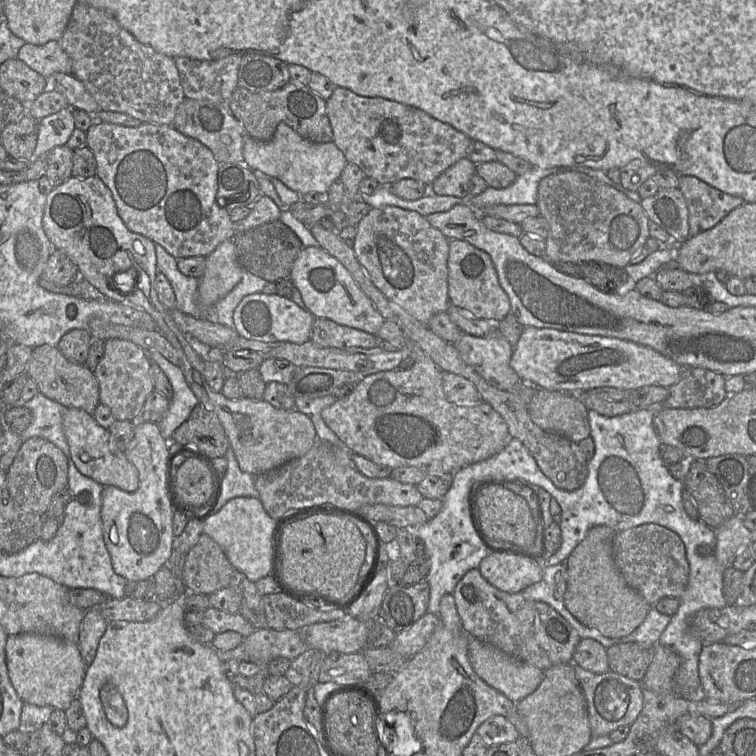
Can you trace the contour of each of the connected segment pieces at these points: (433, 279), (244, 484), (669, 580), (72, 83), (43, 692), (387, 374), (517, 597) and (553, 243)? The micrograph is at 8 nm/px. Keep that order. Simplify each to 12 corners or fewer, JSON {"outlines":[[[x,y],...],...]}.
{"outlines":[[[372,208],[352,246],[415,319],[447,312],[450,240],[418,212]],[[233,449],[215,512],[235,497],[259,499],[254,475],[241,471]],[[658,524],[618,531],[613,560],[654,607],[689,578],[682,539]],[[56,74],[49,89],[62,94],[72,109],[90,115],[100,109],[72,74]],[[8,636],[24,703],[65,711],[87,669],[78,644]],[[411,369],[364,377],[324,408],[351,450],[395,469],[455,473],[513,439],[489,404],[447,400]],[[469,570],[464,631],[545,671],[580,635],[554,608]],[[577,171],[543,178],[551,263],[624,268],[641,204]]]}

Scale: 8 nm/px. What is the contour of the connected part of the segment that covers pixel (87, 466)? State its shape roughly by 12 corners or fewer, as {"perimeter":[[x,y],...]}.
{"perimeter":[[66,407],[62,425],[81,474],[138,489],[137,469],[91,414]]}

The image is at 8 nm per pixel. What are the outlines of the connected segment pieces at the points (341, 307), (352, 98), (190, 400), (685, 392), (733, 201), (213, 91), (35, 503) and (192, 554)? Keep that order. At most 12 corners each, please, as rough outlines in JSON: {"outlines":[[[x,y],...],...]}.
{"outlines":[[[304,247],[289,279],[315,318],[377,335],[385,319],[349,271]],[[337,86],[333,142],[382,186],[430,186],[473,140]],[[146,352],[173,389],[166,415],[156,423],[162,437],[189,417],[199,400],[179,366]],[[684,368],[664,408],[714,408],[728,393],[726,377]],[[692,175],[678,188],[690,236],[713,228],[745,203]],[[242,55],[174,60],[186,98],[230,103]],[[24,441],[7,471],[11,497],[45,514],[68,484],[50,441]],[[202,533],[187,554],[186,592],[209,596],[229,586],[233,569]]]}

